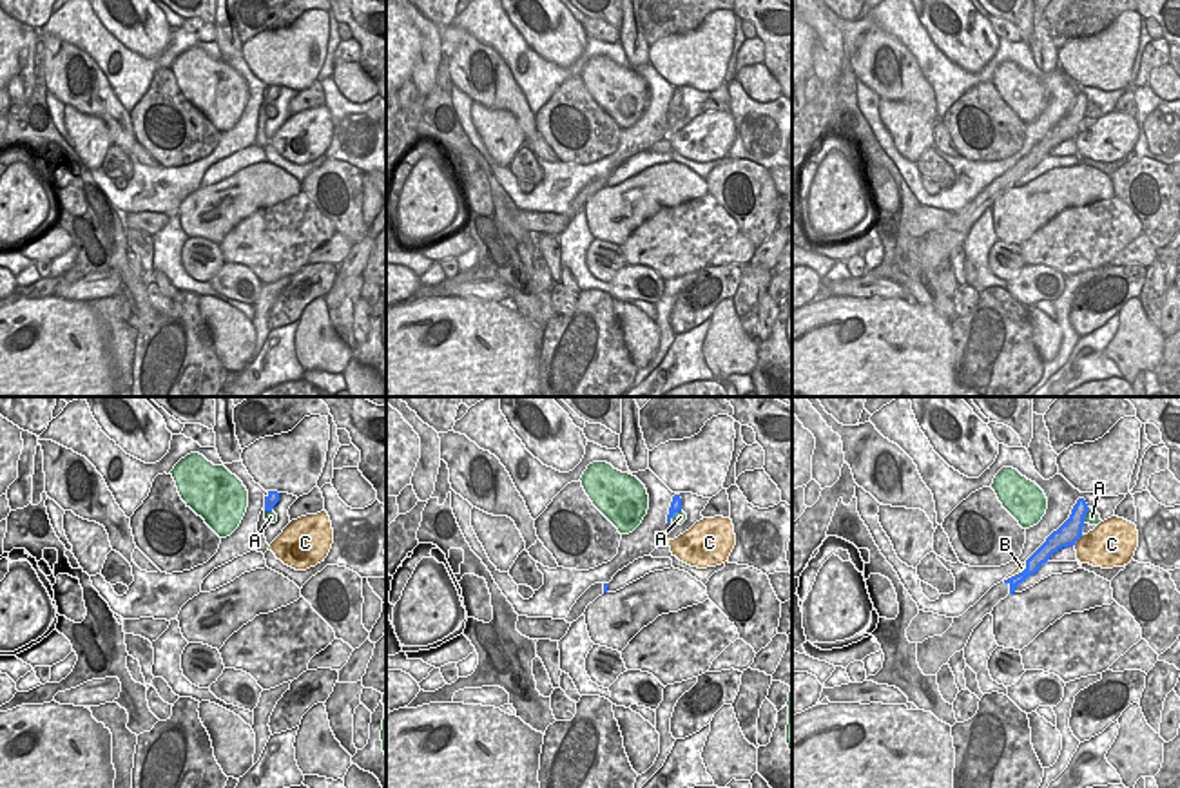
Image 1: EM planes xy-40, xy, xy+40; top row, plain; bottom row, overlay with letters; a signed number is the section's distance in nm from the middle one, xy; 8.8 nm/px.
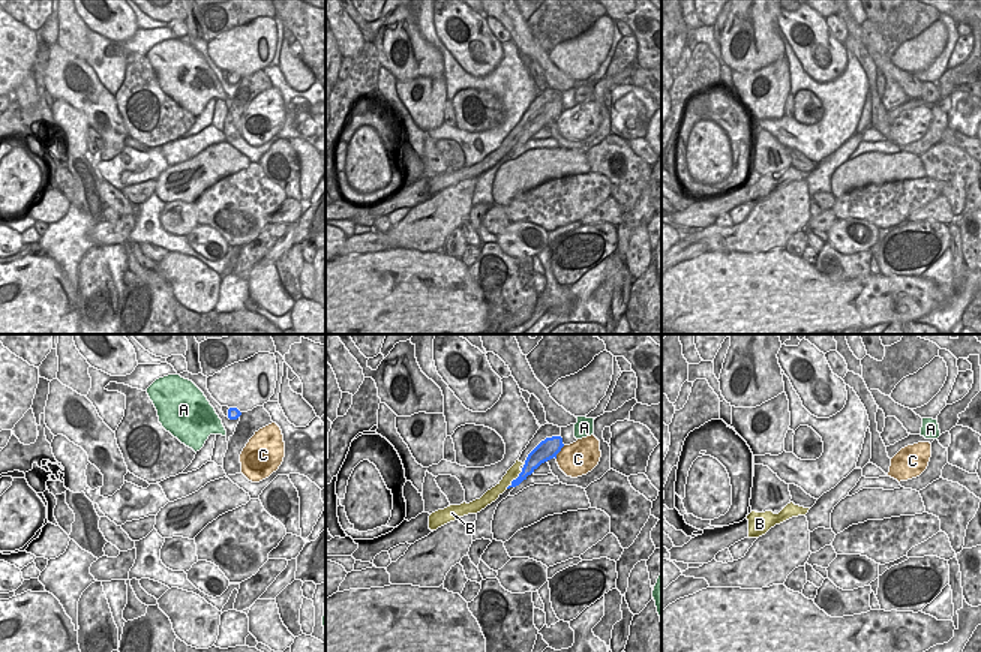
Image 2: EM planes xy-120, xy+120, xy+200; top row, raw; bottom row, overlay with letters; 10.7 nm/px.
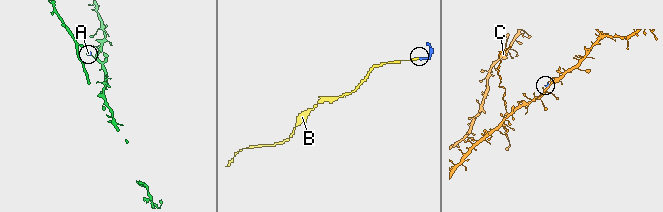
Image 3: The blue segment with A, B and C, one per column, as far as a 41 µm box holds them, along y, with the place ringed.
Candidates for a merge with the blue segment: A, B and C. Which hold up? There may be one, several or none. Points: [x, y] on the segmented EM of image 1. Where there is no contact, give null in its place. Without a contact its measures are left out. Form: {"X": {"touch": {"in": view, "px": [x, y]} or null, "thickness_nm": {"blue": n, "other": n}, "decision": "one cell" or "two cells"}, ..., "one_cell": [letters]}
{"A": {"touch": {"in": "xy+40", "px": [1084, 515]}, "thickness_nm": {"blue": 200, "other": 130}, "decision": "two cells"}, "B": {"touch": {"in": "xy+40", "px": [1019, 573]}, "thickness_nm": {"blue": 140, "other": 70}, "decision": "two cells"}, "C": {"touch": {"in": "xy+40", "px": [1077, 538]}, "thickness_nm": {"blue": 200, "other": 360}, "decision": "two cells"}, "one_cell": []}

